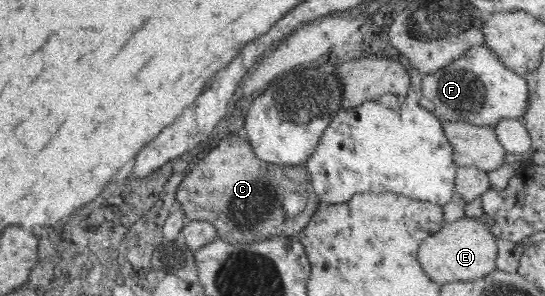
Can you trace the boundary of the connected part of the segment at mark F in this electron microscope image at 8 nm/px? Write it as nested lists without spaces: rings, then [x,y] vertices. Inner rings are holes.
[[[448,66],[423,76],[422,94],[434,103],[435,116],[441,123],[464,121],[464,123],[474,124],[474,121],[464,117],[464,113],[474,113],[474,115],[480,113],[485,101],[484,84],[478,80],[478,77],[466,69]]]

